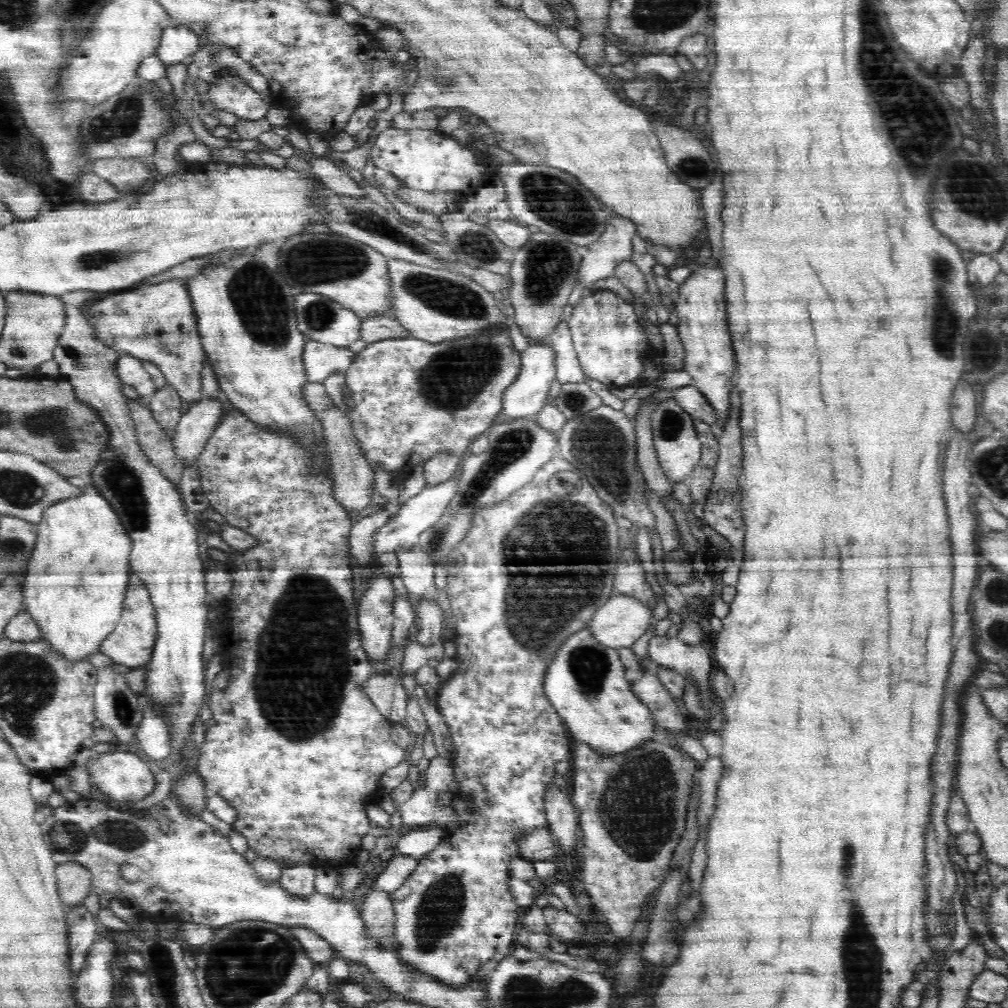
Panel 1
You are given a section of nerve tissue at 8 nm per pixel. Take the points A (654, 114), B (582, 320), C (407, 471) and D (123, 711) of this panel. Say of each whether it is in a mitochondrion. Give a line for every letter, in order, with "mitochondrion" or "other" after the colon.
A: other
B: other
C: other
D: mitochondrion

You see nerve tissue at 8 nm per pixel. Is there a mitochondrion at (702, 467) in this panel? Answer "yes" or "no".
no

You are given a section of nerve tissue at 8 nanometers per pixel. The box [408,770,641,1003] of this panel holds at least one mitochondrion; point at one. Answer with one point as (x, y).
(439, 909)

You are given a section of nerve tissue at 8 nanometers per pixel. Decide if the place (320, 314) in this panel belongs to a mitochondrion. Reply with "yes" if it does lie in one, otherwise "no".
yes

